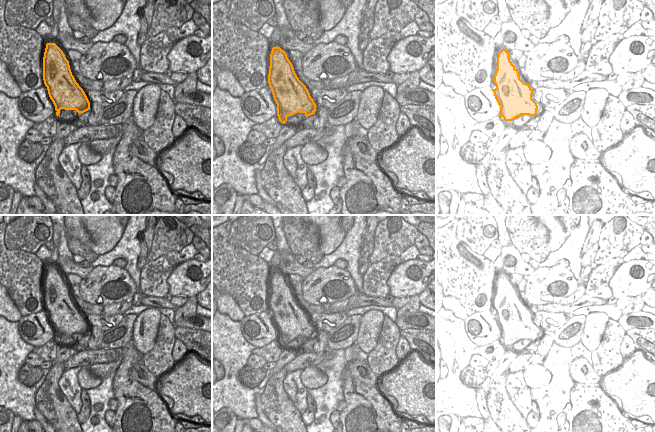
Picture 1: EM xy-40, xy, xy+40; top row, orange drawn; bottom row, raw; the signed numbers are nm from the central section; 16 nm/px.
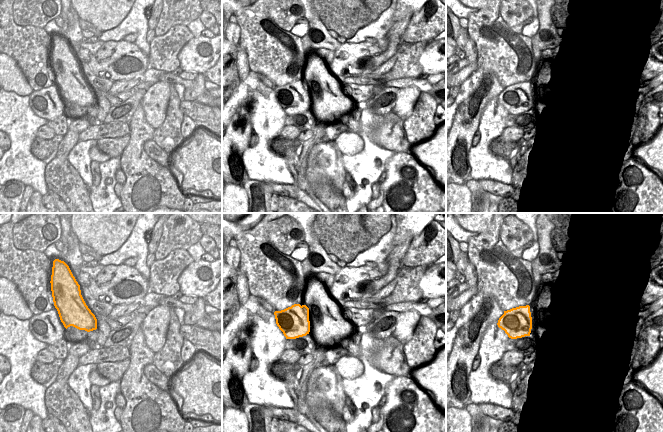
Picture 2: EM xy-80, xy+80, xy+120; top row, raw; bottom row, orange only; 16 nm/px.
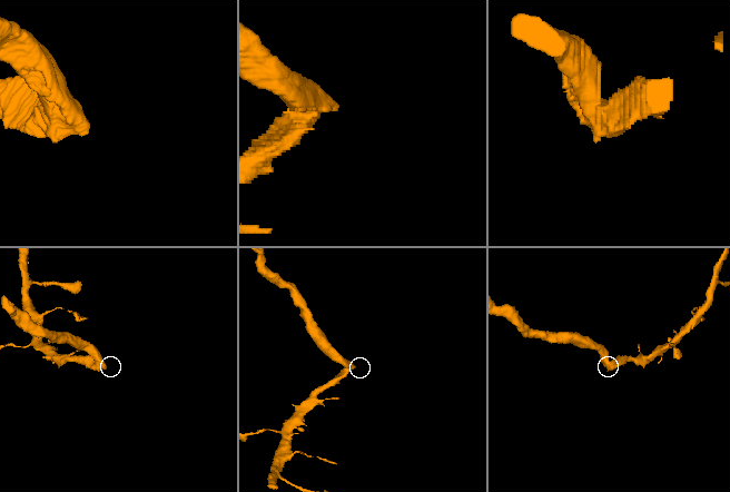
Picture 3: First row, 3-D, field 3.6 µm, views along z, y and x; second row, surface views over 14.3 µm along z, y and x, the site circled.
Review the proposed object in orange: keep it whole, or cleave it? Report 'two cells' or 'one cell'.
two cells

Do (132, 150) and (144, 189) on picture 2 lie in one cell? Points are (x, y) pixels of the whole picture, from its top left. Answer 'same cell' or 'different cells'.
same cell

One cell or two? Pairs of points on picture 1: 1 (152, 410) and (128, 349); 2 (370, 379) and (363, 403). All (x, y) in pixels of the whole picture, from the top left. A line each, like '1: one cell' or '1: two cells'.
1: one cell
2: two cells

